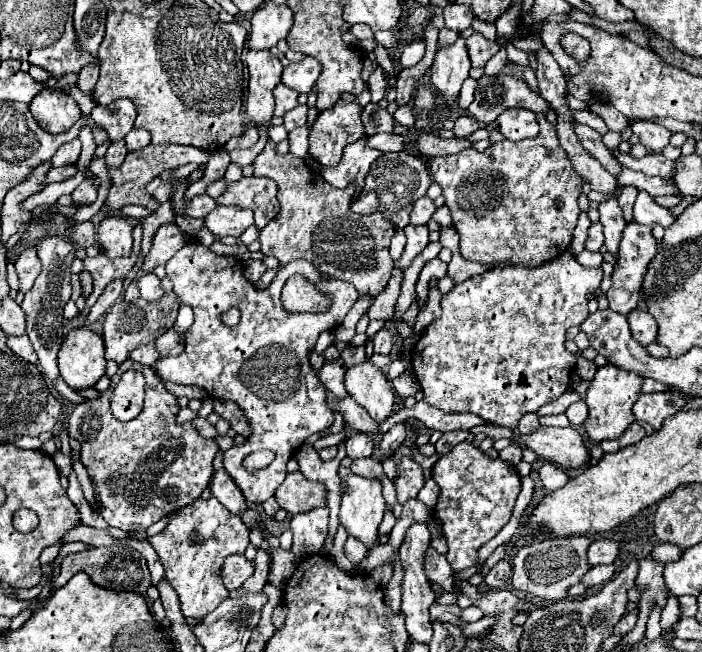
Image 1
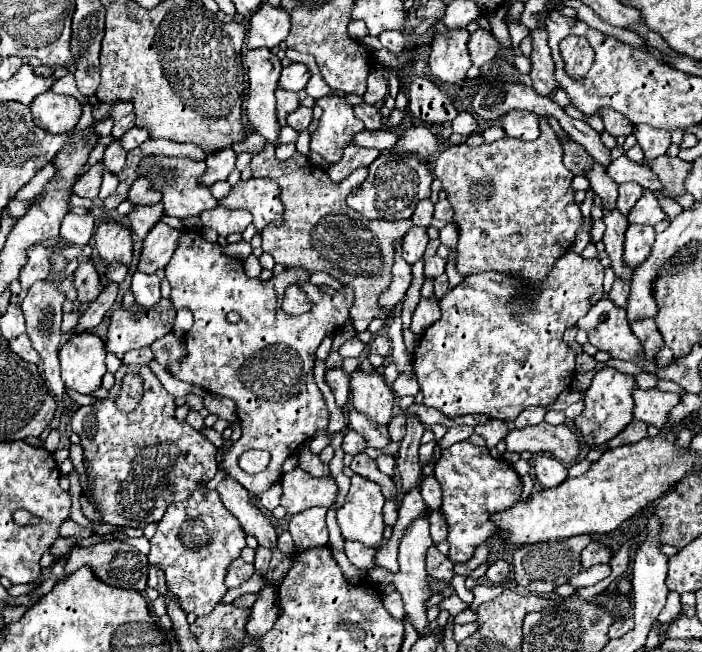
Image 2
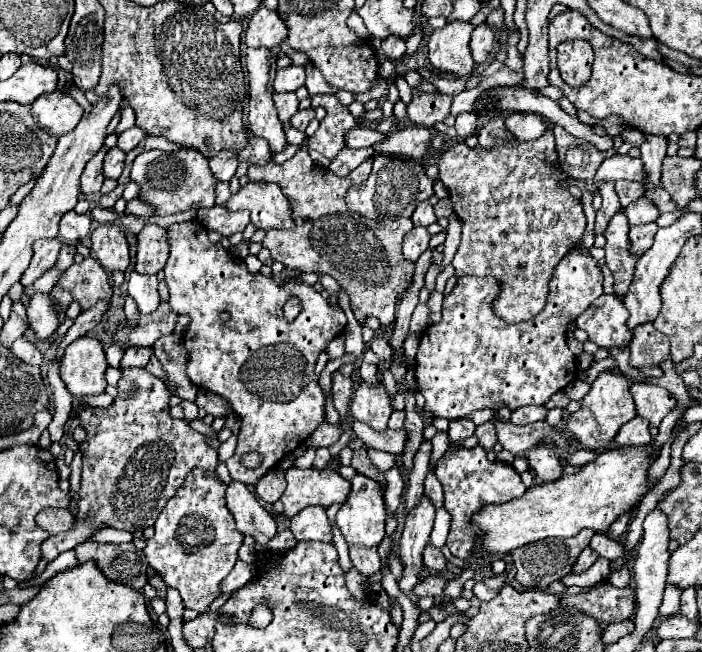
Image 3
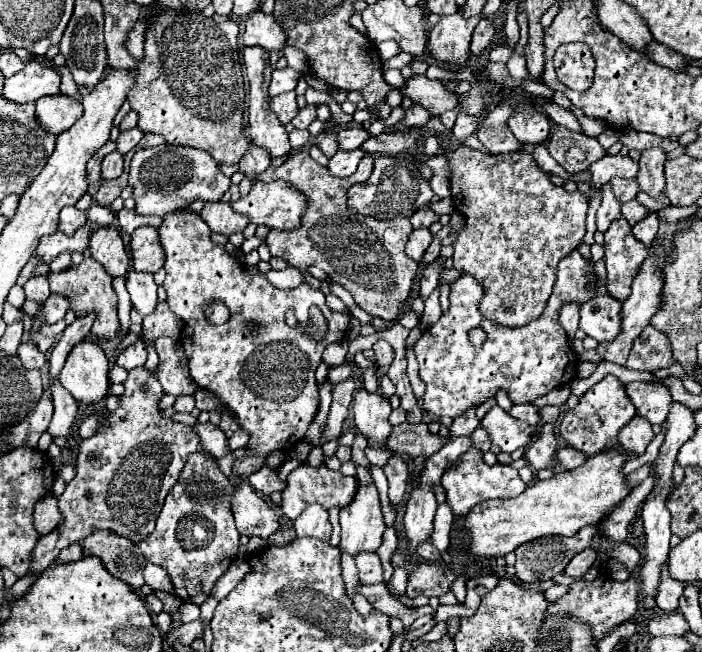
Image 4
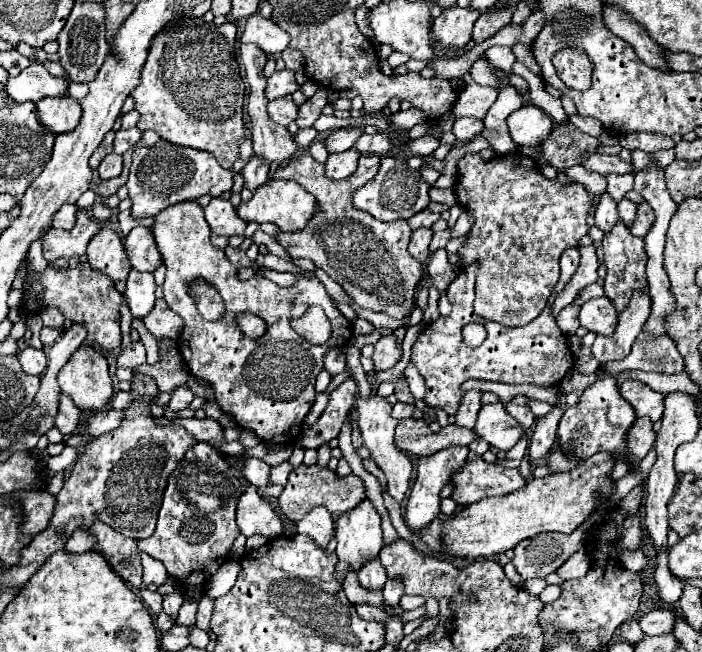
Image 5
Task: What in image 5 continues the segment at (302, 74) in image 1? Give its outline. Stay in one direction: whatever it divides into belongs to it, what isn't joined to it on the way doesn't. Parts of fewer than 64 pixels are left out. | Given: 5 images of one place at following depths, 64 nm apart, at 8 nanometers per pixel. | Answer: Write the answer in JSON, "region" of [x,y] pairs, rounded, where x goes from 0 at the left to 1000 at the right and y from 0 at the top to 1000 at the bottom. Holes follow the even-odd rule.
{"region":[[[399,107],[390,110],[382,120],[382,132],[379,132],[379,150],[382,153],[393,153],[393,150],[405,150],[413,147],[425,138],[427,132],[419,123],[419,110],[416,107]]]}

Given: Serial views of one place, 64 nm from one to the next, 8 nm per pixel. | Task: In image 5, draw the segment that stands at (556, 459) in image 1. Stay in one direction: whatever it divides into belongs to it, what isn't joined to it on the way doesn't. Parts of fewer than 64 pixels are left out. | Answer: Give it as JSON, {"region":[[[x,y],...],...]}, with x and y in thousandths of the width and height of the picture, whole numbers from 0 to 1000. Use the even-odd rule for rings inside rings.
{"region":[[[715,617],[689,620],[681,632],[681,641],[672,660],[684,672],[689,672],[698,684],[707,684],[718,693],[726,690],[746,666],[746,660],[735,650],[735,644],[721,635]]]}

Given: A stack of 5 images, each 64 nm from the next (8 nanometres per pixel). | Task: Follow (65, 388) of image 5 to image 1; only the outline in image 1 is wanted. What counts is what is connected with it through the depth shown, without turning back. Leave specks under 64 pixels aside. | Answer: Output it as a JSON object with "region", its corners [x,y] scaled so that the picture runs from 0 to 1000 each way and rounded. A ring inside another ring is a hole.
{"region":[[[125,503],[100,506],[83,540],[88,583],[105,598],[125,598],[148,577],[151,549],[145,515]]]}

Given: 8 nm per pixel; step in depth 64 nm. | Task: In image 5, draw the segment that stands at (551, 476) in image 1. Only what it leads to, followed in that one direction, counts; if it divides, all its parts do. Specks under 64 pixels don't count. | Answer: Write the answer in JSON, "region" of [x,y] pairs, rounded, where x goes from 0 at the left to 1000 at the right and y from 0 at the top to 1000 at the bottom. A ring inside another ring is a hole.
{"region":[[[789,620],[781,635],[769,638],[764,644],[758,675],[755,675],[755,687],[752,687],[755,706],[769,706],[769,702],[781,699],[781,693],[786,690],[786,681],[792,675],[792,656],[795,656],[801,635],[803,635],[803,623]]]}

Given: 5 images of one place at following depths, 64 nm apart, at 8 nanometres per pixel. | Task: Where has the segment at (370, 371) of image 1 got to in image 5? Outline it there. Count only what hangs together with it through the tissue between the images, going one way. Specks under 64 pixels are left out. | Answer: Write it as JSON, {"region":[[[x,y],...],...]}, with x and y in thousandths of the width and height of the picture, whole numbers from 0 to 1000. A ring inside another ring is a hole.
{"region":[[[527,607],[524,613],[510,610],[507,613],[507,629],[510,629],[510,656],[516,663],[516,675],[519,684],[527,690],[527,702],[536,709],[536,715],[547,724],[550,736],[553,736],[553,758],[573,770],[575,758],[584,748],[584,730],[587,730],[587,709],[584,702],[570,693],[570,687],[564,687],[561,678],[561,656],[564,656],[564,644],[558,641],[558,620],[553,620],[547,610],[541,607]]]}

